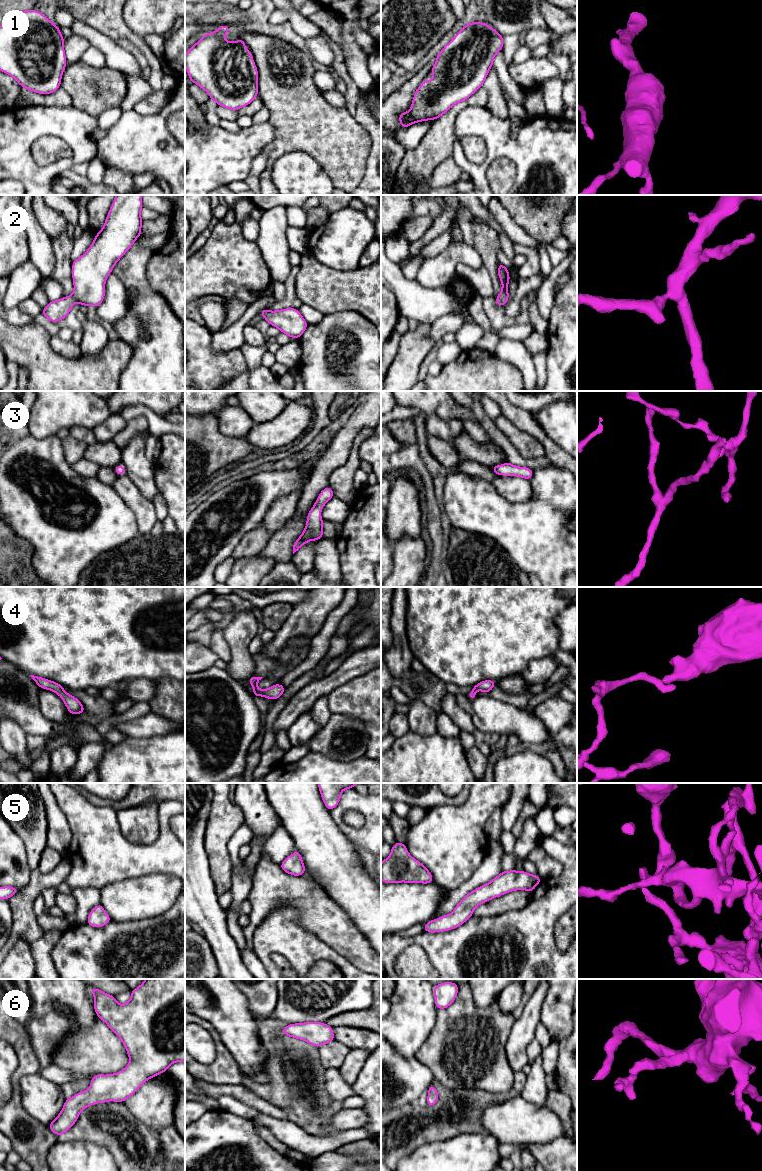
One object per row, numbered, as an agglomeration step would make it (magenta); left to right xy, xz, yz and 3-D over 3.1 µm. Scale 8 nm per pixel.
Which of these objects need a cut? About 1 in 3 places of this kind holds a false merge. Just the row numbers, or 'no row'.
no row

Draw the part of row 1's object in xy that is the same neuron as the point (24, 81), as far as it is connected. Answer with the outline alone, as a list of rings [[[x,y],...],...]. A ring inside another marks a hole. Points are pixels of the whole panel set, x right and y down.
[[[37,10],[11,14],[0,25],[0,71],[38,94],[52,94],[60,88],[66,68],[64,38],[55,23]]]

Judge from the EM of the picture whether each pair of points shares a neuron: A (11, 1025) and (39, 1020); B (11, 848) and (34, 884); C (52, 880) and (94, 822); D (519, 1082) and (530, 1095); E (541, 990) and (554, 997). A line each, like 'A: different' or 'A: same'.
A: different
B: different
C: different
D: different
E: different

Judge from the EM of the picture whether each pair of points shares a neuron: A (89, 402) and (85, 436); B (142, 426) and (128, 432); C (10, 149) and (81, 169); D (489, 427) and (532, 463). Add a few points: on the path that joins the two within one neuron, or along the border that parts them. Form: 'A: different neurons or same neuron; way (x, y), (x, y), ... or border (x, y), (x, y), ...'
A: different neurons; border (69, 428), (84, 426), (92, 430)
B: same neuron; way (139, 426), (134, 426), (131, 429)
C: different neurons; border (86, 161), (74, 164), (70, 168)
D: same neuron; way (499, 438), (521, 461)

